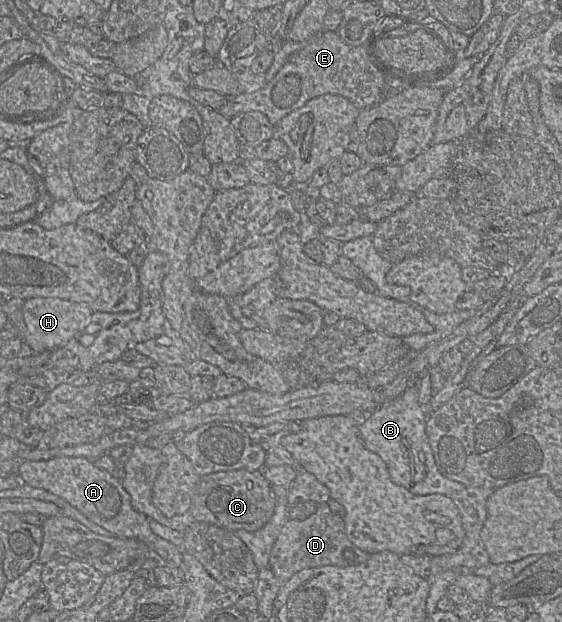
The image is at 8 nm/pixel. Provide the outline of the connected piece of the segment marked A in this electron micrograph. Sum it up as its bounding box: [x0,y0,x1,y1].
[19,457,182,567]

